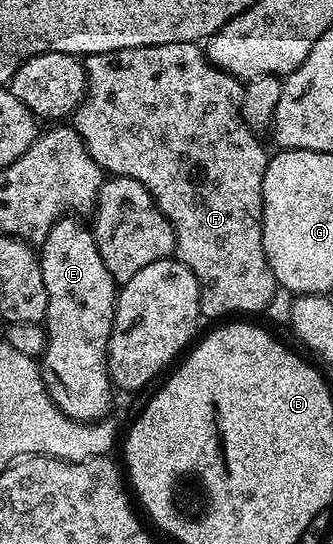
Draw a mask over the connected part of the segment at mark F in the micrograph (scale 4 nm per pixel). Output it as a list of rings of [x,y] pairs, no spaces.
[[[167,42],[159,46],[139,46],[138,48],[128,48],[127,50],[115,50],[114,52],[104,52],[103,54],[91,54],[84,57],[83,63],[85,65],[85,78],[87,81],[87,91],[85,98],[82,100],[81,105],[78,106],[76,112],[71,117],[71,126],[81,136],[81,141],[85,144],[85,148],[91,154],[91,158],[100,166],[102,173],[108,174],[110,177],[126,176],[127,178],[135,178],[135,182],[139,182],[144,188],[149,191],[151,198],[159,206],[159,210],[171,222],[173,233],[177,239],[177,247],[175,249],[176,259],[181,260],[191,270],[191,274],[195,274],[195,278],[199,282],[199,294],[201,295],[201,315],[208,318],[208,316],[225,316],[221,318],[233,318],[236,312],[261,312],[273,300],[273,295],[279,292],[279,285],[275,274],[271,270],[271,266],[265,257],[263,250],[263,230],[261,229],[261,215],[263,214],[263,174],[269,165],[270,153],[265,152],[263,145],[257,141],[258,136],[254,129],[248,128],[245,120],[241,116],[241,99],[243,98],[243,84],[233,77],[229,72],[223,72],[221,69],[215,67],[205,54],[204,47],[200,43],[192,44],[191,42]]]

